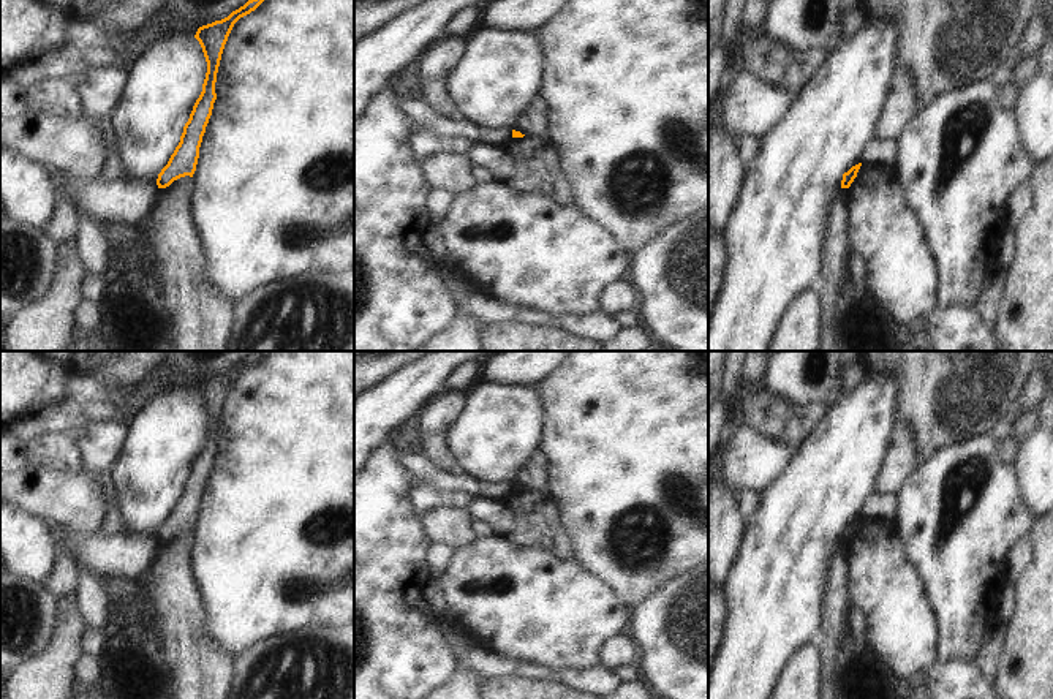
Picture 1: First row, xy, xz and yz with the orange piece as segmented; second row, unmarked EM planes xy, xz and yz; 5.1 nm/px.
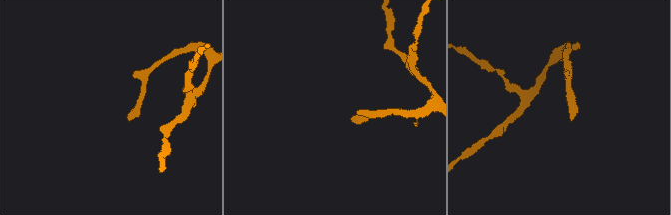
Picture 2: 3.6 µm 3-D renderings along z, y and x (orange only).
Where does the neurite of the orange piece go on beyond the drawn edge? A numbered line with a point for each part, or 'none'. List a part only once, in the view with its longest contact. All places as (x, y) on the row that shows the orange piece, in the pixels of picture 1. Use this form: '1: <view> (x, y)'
none

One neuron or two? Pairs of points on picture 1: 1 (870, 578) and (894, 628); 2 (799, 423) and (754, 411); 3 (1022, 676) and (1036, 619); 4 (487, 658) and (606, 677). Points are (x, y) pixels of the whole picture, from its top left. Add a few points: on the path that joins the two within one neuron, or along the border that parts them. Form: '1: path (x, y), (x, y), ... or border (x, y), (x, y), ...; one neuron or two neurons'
1: path (883, 590), (894, 601), (894, 615); one neuron
2: path (788, 423), (766, 413); one neuron
3: path (1036, 661), (1036, 633); one neuron
4: path (517, 669), (551, 677), (576, 677); one neuron

